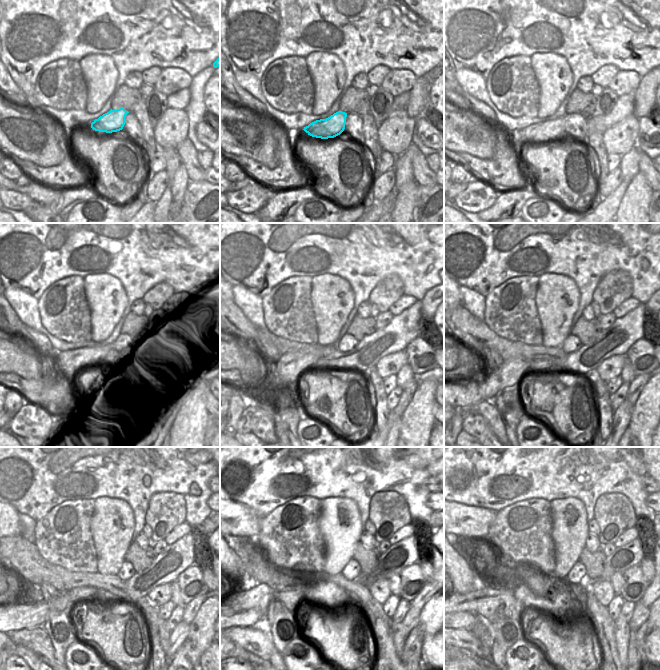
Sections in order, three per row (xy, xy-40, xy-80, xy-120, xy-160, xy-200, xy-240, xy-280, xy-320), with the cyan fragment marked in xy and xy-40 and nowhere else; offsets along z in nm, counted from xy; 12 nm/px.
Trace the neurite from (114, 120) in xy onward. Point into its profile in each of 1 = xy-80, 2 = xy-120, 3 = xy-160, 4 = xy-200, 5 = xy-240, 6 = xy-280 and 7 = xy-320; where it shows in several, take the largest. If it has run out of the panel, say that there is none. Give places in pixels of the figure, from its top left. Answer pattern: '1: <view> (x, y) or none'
1: xy-80 (554, 129)
2: xy-120 (70, 361)
3: xy-160 (288, 369)
4: xy-200 (511, 372)
5: xy-240 (17, 616)
6: xy-280 (240, 618)
7: xy-320 (464, 620)

